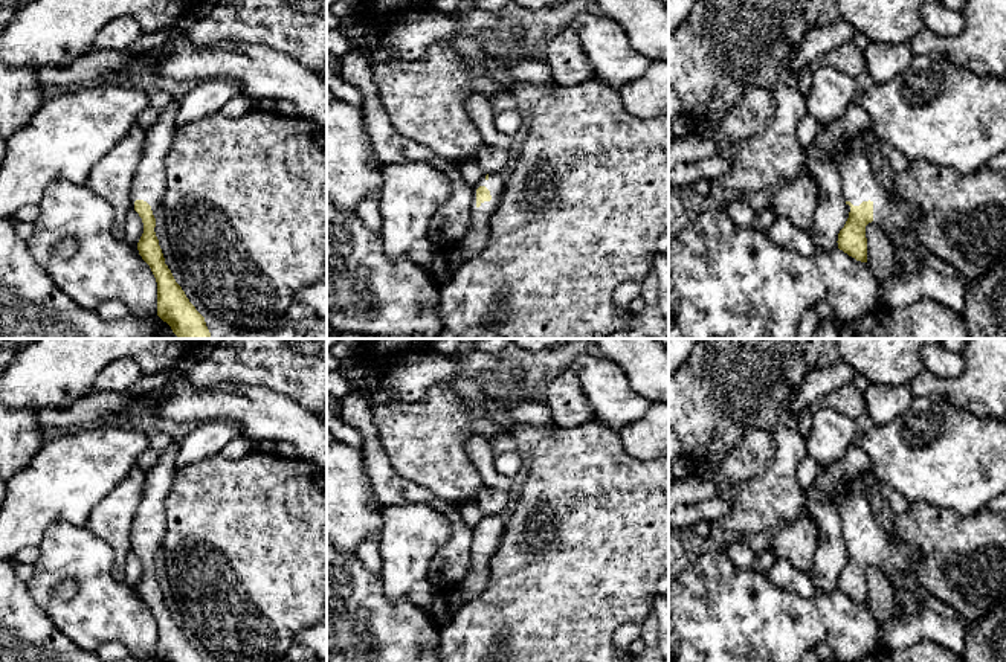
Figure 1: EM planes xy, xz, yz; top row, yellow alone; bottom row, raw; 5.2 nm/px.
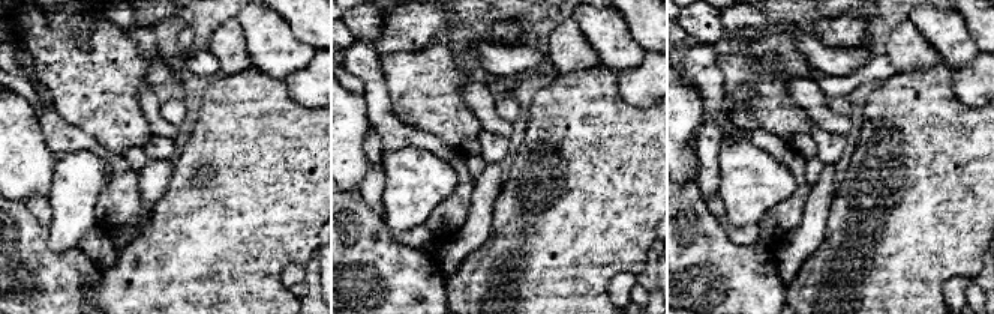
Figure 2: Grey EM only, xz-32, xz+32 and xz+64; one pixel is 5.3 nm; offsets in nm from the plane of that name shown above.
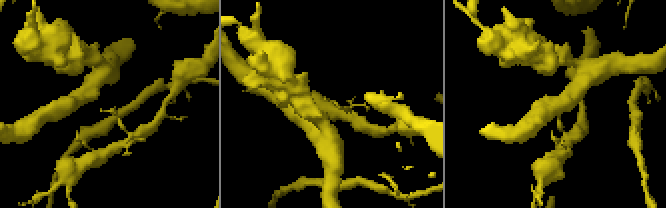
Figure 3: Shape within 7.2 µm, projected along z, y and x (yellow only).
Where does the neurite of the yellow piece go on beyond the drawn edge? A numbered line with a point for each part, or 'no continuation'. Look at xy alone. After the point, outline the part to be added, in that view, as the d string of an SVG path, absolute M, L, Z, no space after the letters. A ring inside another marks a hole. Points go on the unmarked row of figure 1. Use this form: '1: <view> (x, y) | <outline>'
1: xy (148, 525) | M171 441L157 464L145 473L143 496L130 529L130 549L134 551L136 541L143 541L151 548L154 560L159 560L166 531L165 502L177 473L179 447L179 441Z

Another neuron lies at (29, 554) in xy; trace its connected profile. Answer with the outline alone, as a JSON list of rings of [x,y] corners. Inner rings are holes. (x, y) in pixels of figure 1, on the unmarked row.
[[[26,546],[26,548],[21,548],[15,554],[14,560],[17,563],[26,563],[26,564],[34,566],[37,563],[38,557],[40,557],[40,548],[38,546]]]

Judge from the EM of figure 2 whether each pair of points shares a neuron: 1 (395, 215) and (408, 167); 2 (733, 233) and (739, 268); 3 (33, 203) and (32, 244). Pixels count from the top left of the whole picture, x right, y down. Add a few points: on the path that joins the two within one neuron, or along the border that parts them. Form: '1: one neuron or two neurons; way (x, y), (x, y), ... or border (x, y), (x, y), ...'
1: one neuron; way (407, 203), (408, 179)
2: two neurons; border (712, 215), (733, 242), (753, 244), (760, 236)
3: two neurons; border (24, 203), (47, 229)

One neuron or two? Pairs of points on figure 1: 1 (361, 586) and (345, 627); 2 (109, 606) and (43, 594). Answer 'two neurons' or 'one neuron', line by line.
1: one neuron
2: one neuron

